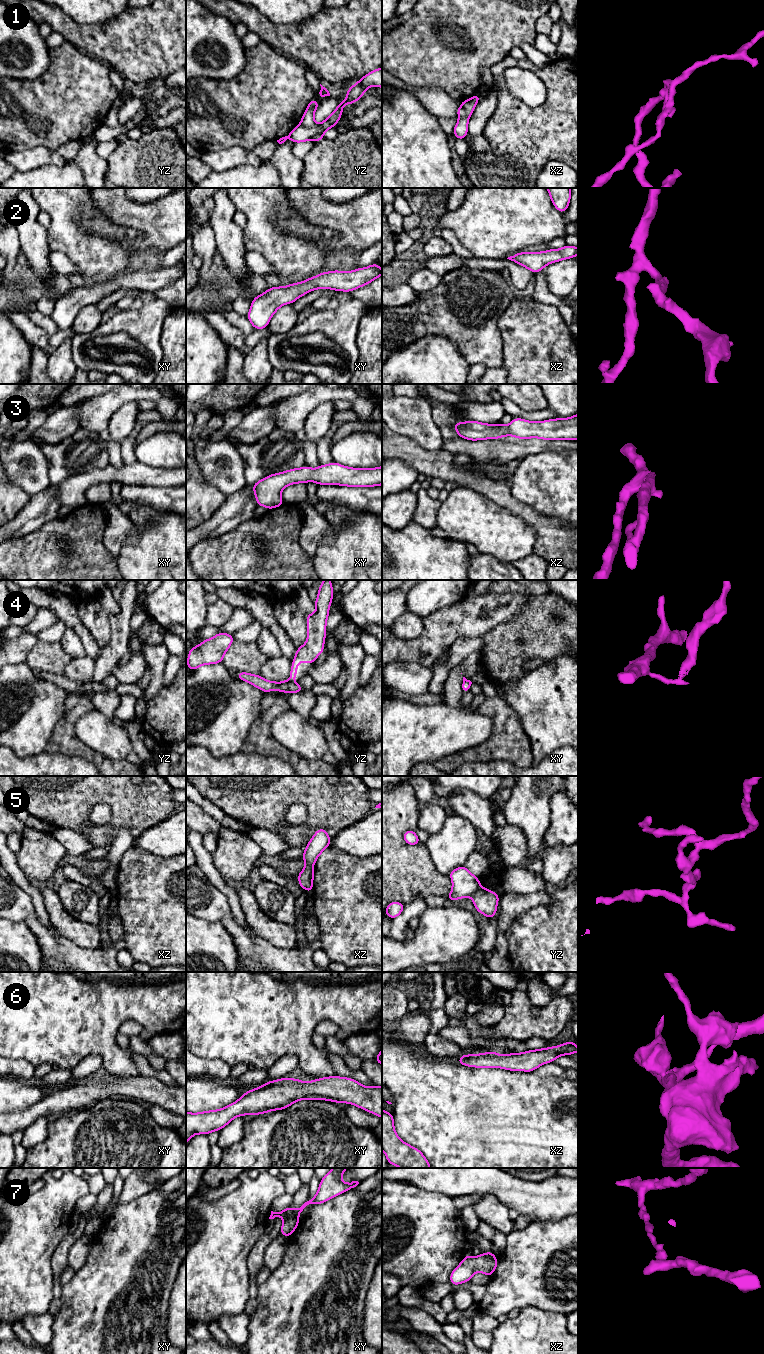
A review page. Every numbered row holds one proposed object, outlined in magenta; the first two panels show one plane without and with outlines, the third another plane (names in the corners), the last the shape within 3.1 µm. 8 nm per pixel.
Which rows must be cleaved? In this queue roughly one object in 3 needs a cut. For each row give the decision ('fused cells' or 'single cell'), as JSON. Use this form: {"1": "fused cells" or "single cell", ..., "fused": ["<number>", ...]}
{"1": "single cell", "2": "single cell", "3": "single cell", "4": "fused cells", "5": "fused cells", "6": "single cell", "7": "fused cells", "fused": ["4", "5", "7"]}

